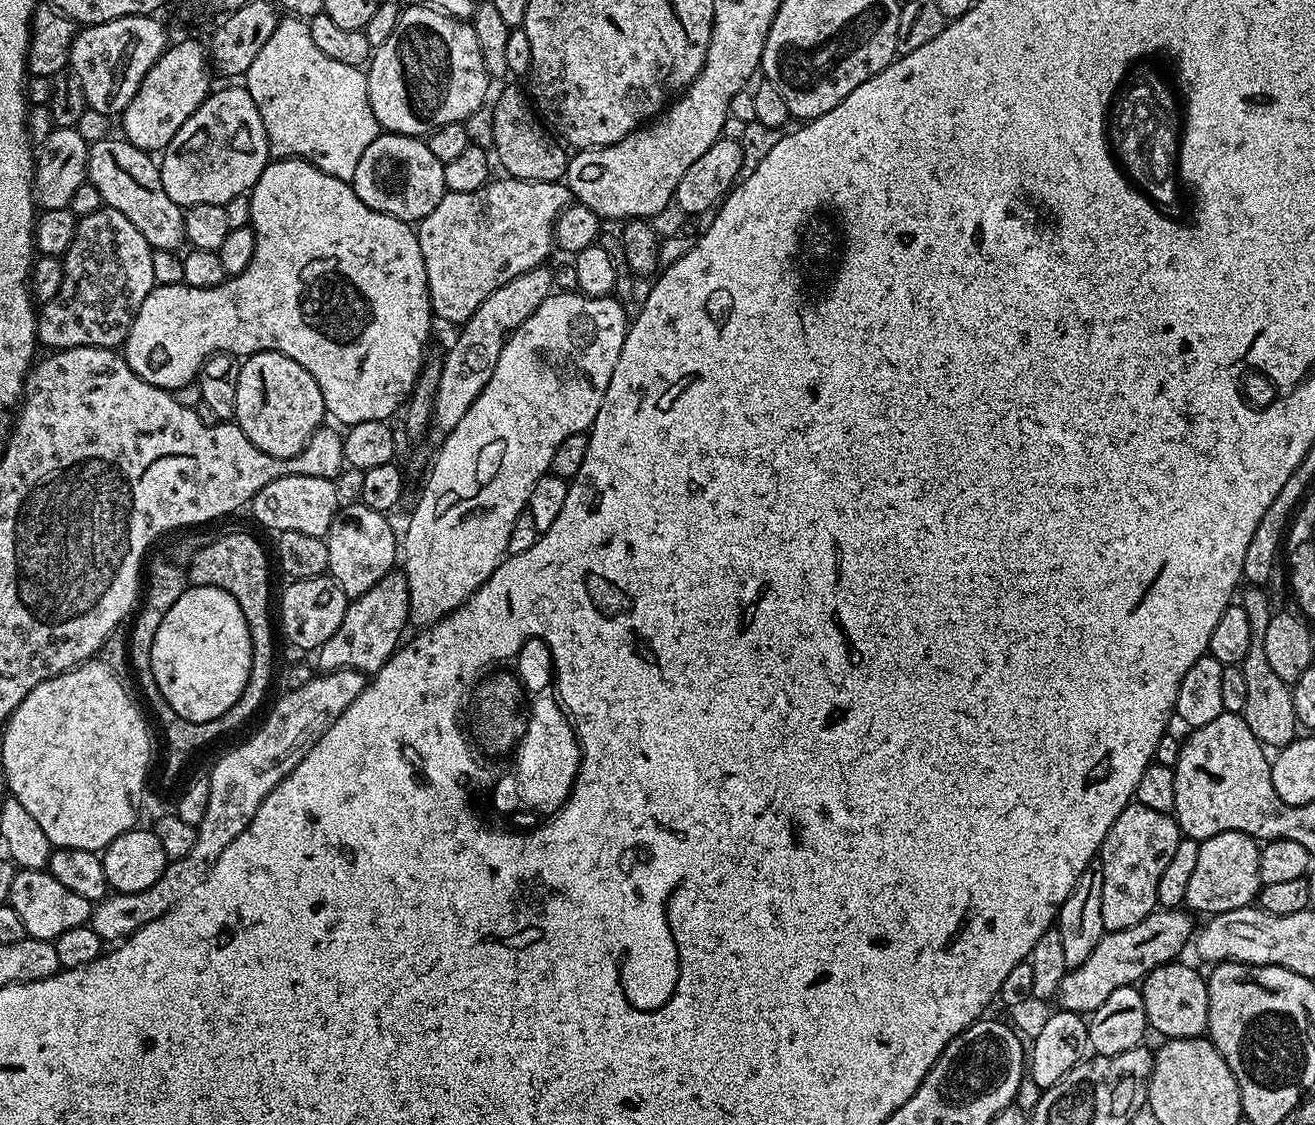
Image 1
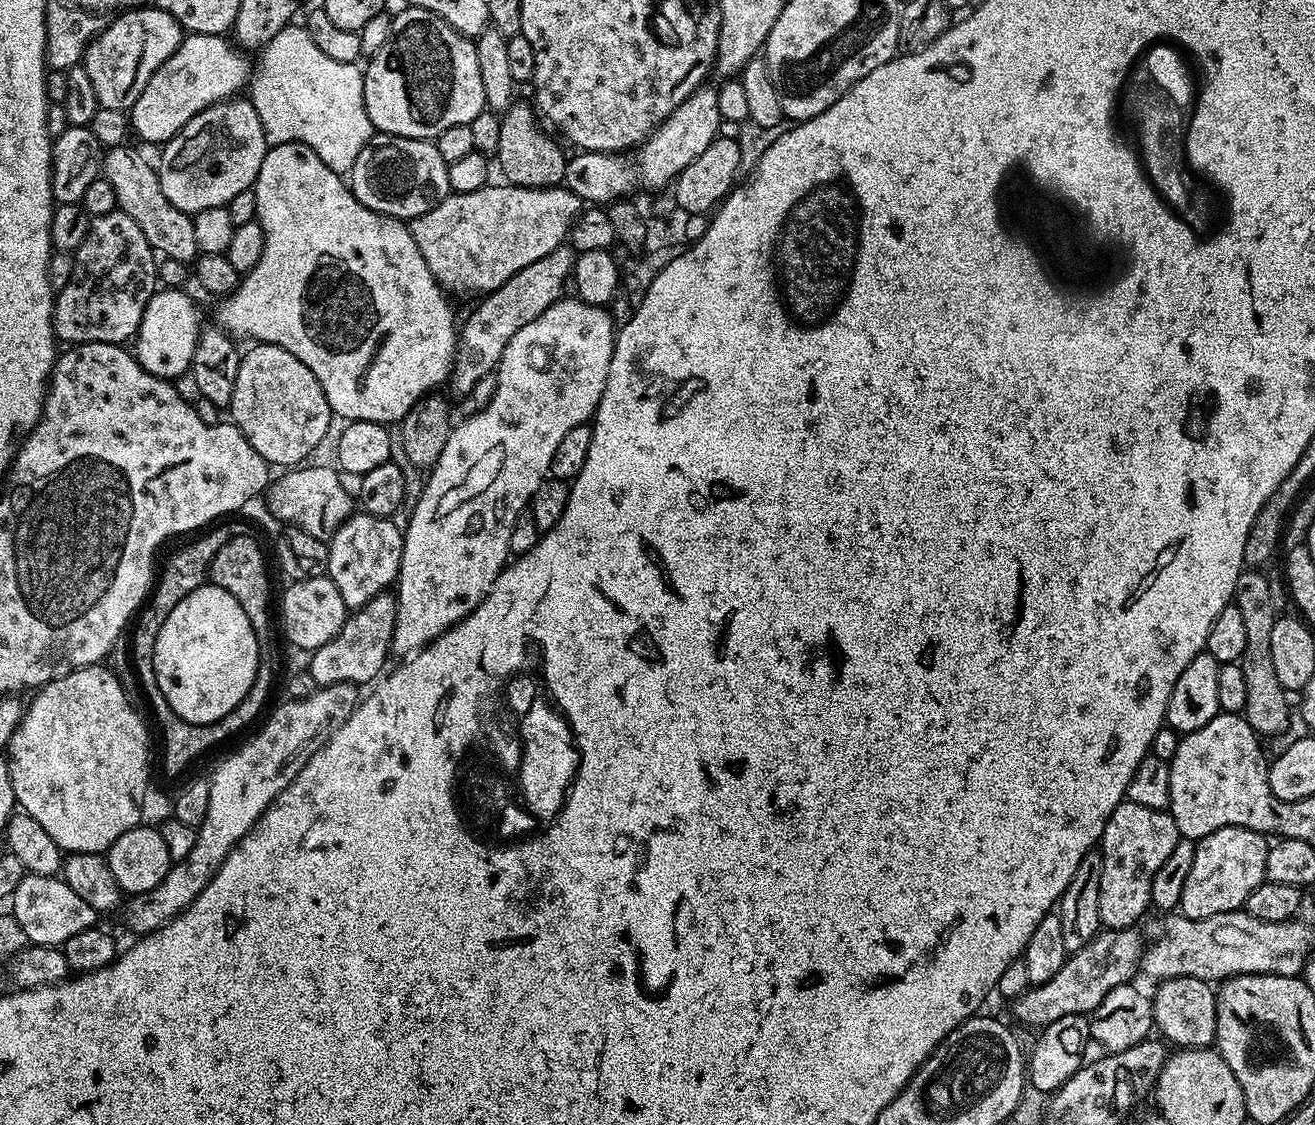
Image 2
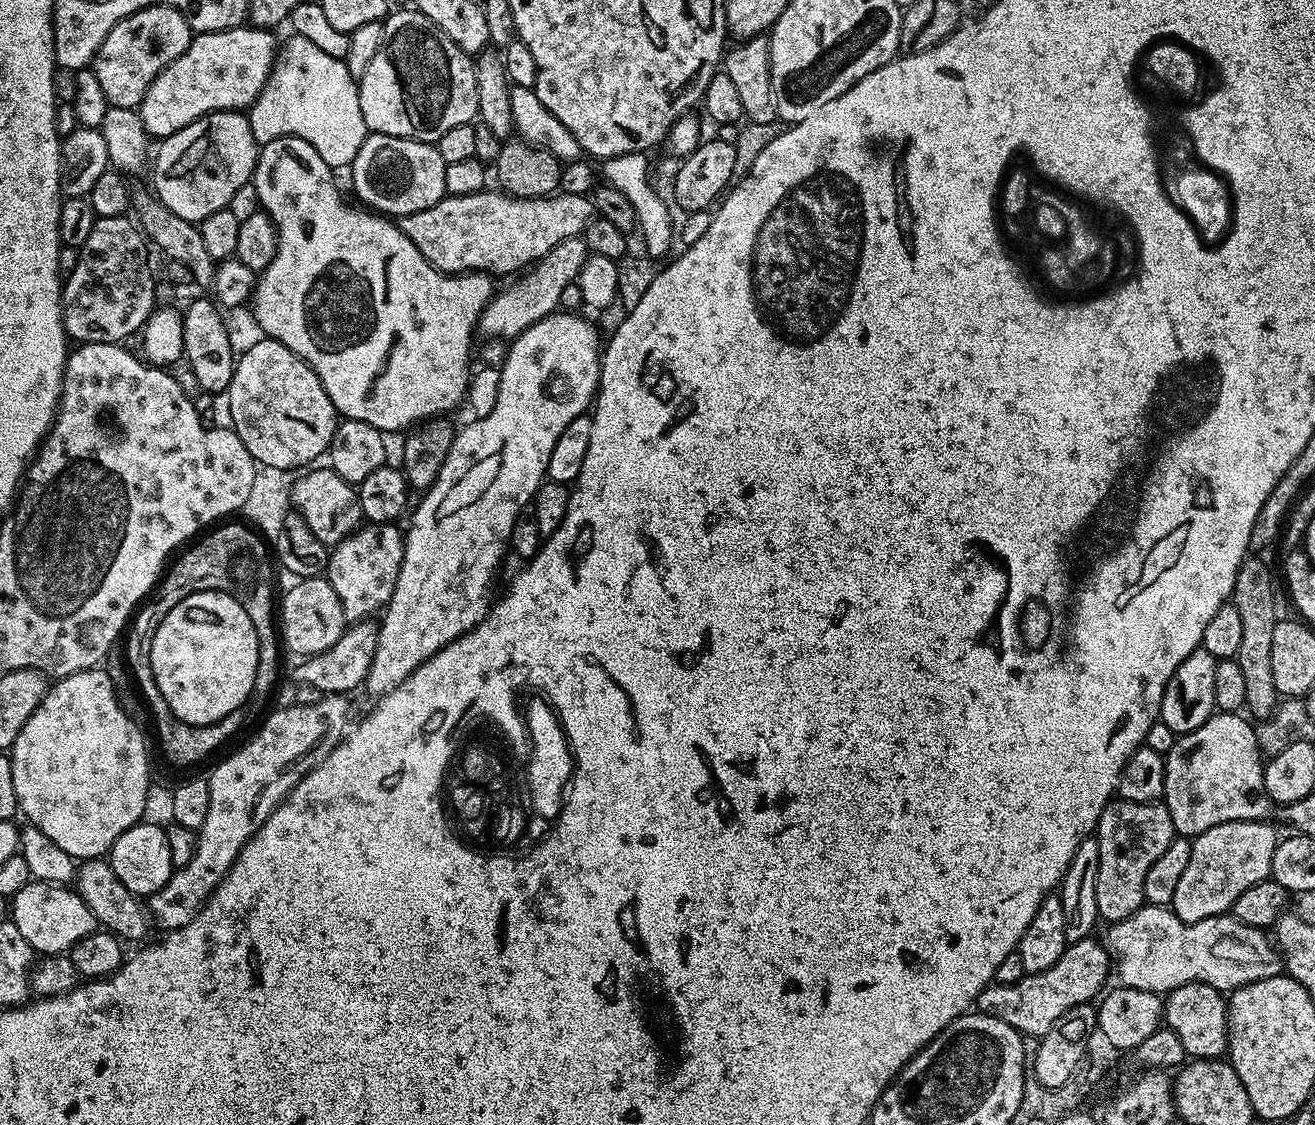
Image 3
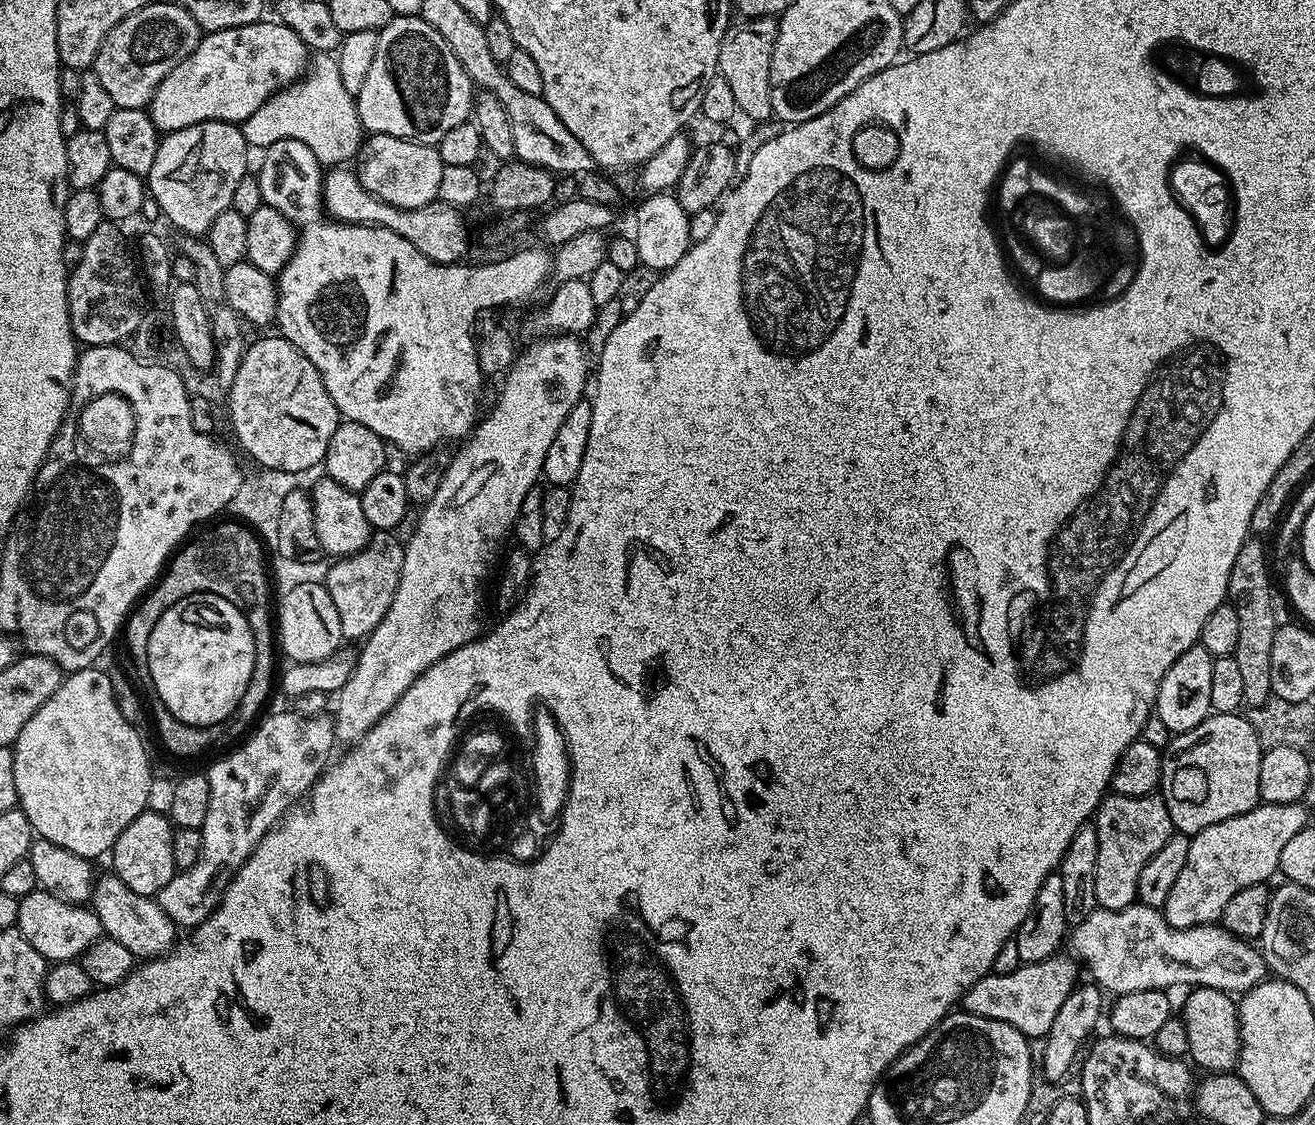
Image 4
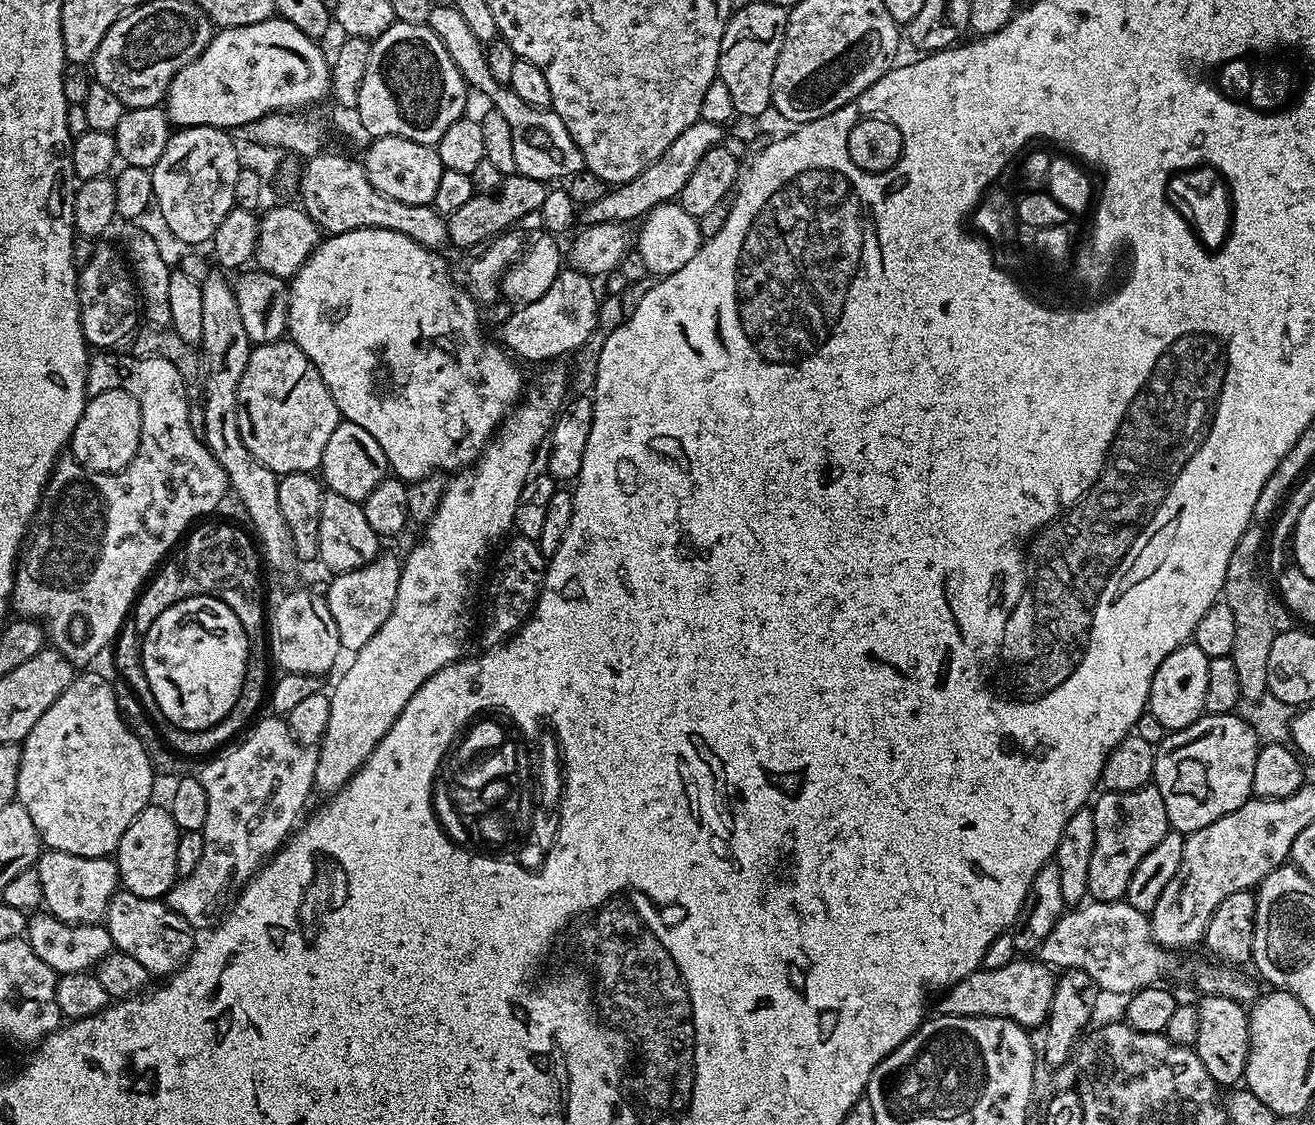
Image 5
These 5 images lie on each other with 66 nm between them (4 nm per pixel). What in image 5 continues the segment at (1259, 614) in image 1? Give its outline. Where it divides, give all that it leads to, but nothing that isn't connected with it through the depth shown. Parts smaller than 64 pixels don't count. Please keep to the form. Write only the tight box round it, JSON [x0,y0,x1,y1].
[1222,522,1278,700]

